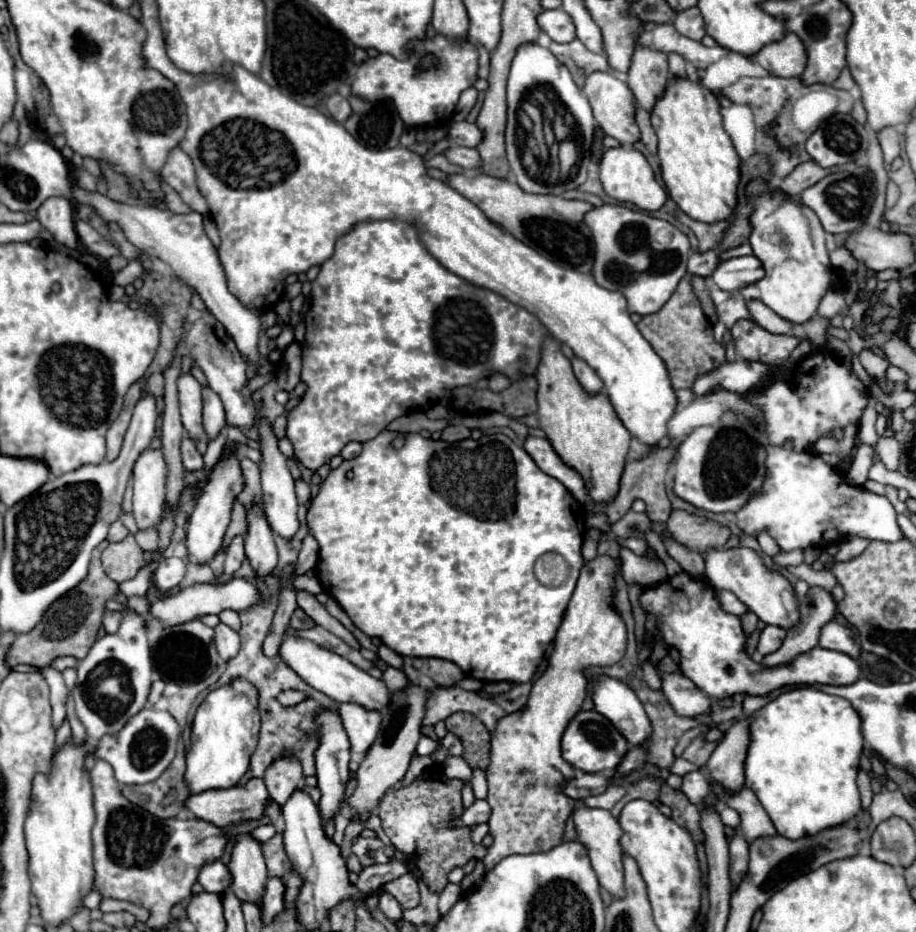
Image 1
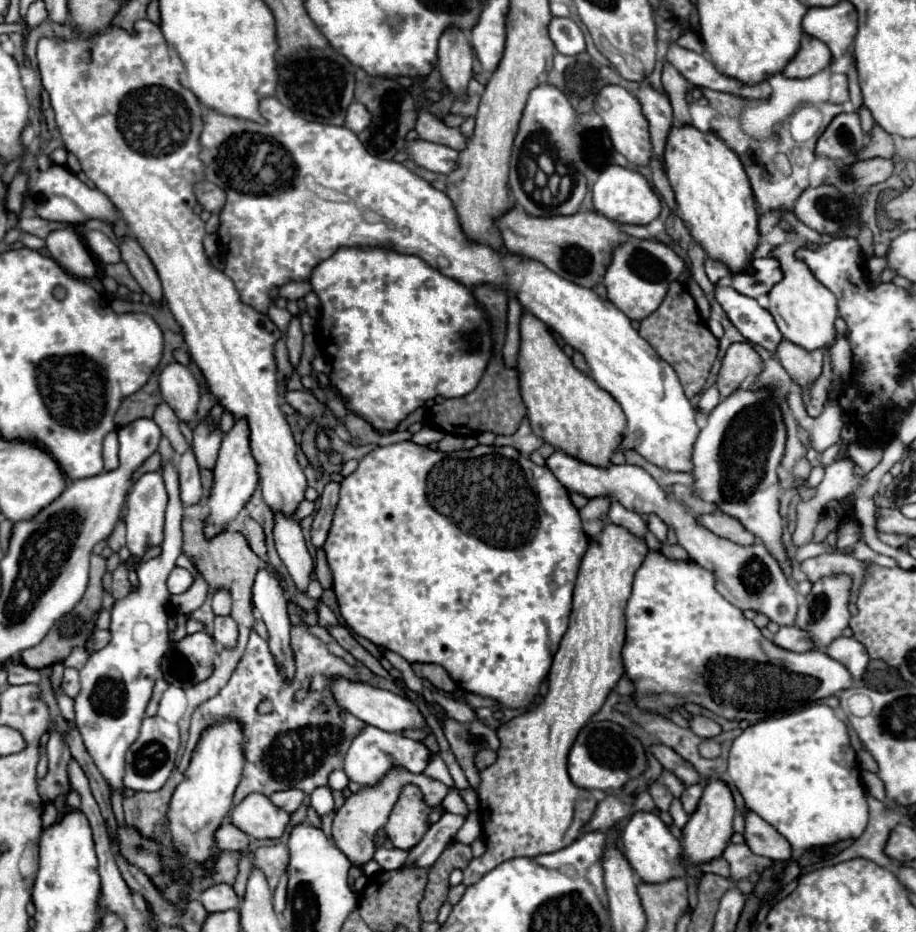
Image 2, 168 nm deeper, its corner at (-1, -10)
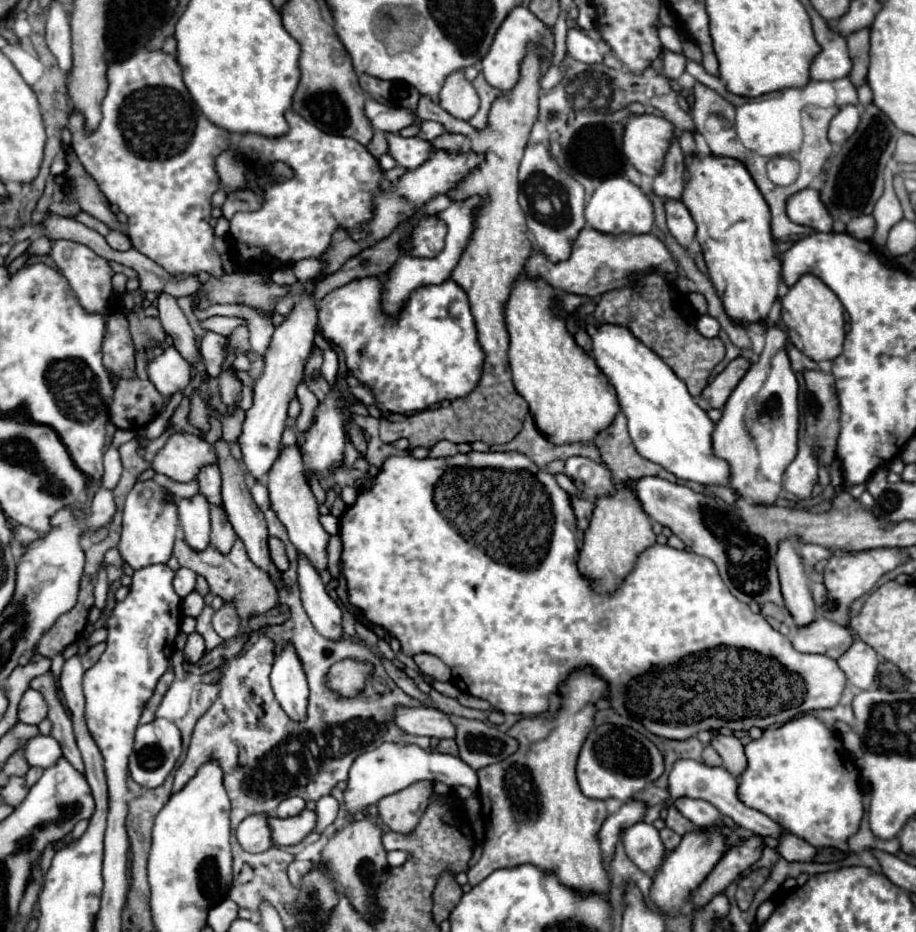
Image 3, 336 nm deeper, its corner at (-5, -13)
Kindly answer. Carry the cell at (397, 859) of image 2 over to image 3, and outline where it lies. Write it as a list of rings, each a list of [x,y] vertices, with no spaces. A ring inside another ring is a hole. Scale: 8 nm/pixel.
[[[393,850],[393,852],[387,852],[387,862],[389,862],[389,866],[403,866],[409,858],[411,858],[411,854],[405,852],[405,850]]]

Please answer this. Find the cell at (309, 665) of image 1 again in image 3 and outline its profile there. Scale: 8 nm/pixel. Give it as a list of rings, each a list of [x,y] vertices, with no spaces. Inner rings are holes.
[[[397,706],[395,712],[395,724],[405,732],[413,736],[431,736],[431,738],[453,738],[453,724],[449,718],[445,718],[445,712],[435,708],[405,708]]]

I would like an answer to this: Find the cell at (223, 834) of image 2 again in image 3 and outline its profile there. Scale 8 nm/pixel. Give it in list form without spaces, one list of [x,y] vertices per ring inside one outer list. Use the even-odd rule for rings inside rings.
[[[255,814],[245,818],[237,828],[237,840],[247,852],[265,852],[273,846],[269,838],[269,826],[265,822],[265,814]]]

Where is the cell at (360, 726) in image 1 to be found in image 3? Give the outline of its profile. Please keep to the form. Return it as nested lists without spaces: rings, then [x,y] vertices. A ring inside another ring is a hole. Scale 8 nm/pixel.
[[[383,742],[375,750],[367,750],[355,758],[349,770],[349,780],[347,780],[347,790],[345,790],[345,806],[351,814],[377,804],[383,796],[399,792],[407,788],[413,782],[419,780],[431,780],[431,782],[443,782],[447,786],[467,786],[473,792],[477,790],[477,772],[469,770],[465,762],[457,756],[433,752],[433,750],[423,750],[417,744],[403,744],[403,742]]]

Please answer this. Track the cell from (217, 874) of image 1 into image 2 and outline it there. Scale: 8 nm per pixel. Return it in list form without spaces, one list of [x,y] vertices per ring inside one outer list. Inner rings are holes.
[[[213,885],[207,891],[203,891],[199,895],[199,901],[203,903],[203,907],[207,909],[207,913],[219,913],[219,911],[229,911],[229,909],[237,909],[239,899],[233,891],[231,885]]]

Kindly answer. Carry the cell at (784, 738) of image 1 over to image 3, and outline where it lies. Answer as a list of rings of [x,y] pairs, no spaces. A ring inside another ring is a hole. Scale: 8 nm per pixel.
[[[803,714],[779,728],[767,728],[761,738],[745,744],[747,768],[739,776],[737,796],[745,806],[769,814],[783,830],[803,838],[815,848],[833,846],[847,850],[847,840],[857,834],[863,820],[863,794],[859,790],[859,768],[855,758],[845,750],[839,734],[813,714]]]

